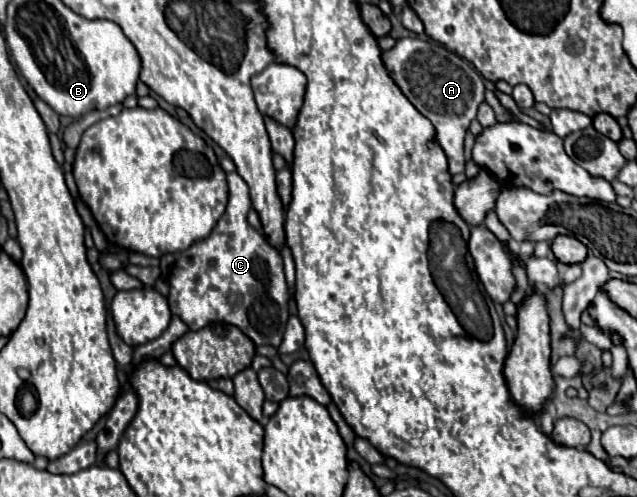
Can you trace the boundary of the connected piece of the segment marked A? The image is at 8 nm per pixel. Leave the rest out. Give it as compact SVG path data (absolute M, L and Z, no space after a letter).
M419 38L397 40L393 50L383 52L383 62L409 102L433 122L437 130L437 142L449 160L449 172L463 172L463 138L469 130L469 124L477 118L477 108L485 102L485 86L475 66L445 46Z

